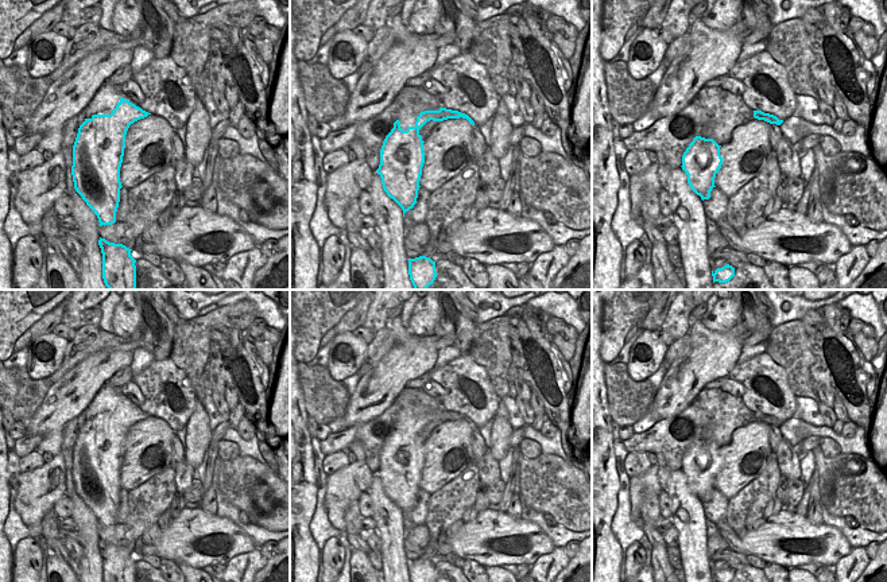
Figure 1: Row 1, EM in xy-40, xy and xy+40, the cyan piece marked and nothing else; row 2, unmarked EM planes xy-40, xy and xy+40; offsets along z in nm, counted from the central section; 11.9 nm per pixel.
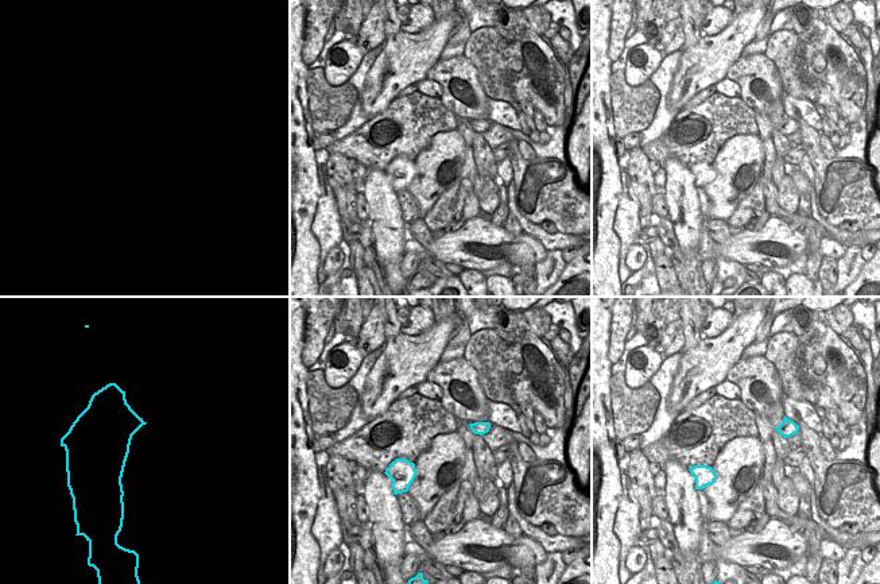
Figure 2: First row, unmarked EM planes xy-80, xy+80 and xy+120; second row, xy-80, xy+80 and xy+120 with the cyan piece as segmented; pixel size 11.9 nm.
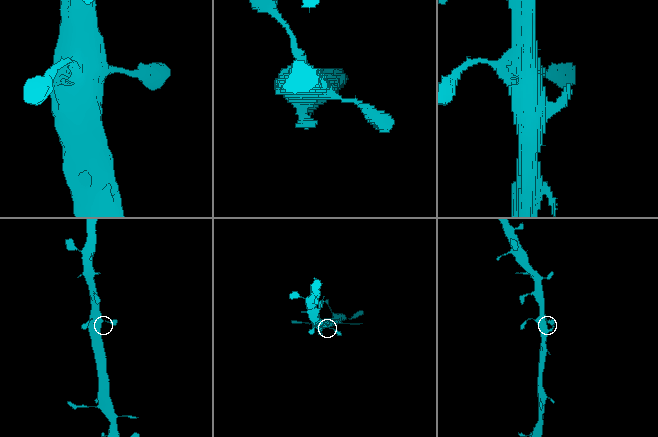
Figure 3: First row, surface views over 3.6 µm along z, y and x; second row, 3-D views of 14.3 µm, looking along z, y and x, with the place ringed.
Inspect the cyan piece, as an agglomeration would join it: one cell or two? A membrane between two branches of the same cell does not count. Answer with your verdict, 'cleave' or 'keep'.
keep

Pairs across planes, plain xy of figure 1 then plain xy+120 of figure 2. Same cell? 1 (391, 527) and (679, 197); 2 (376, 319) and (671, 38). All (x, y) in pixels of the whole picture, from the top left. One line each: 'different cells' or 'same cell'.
1: same cell
2: same cell

